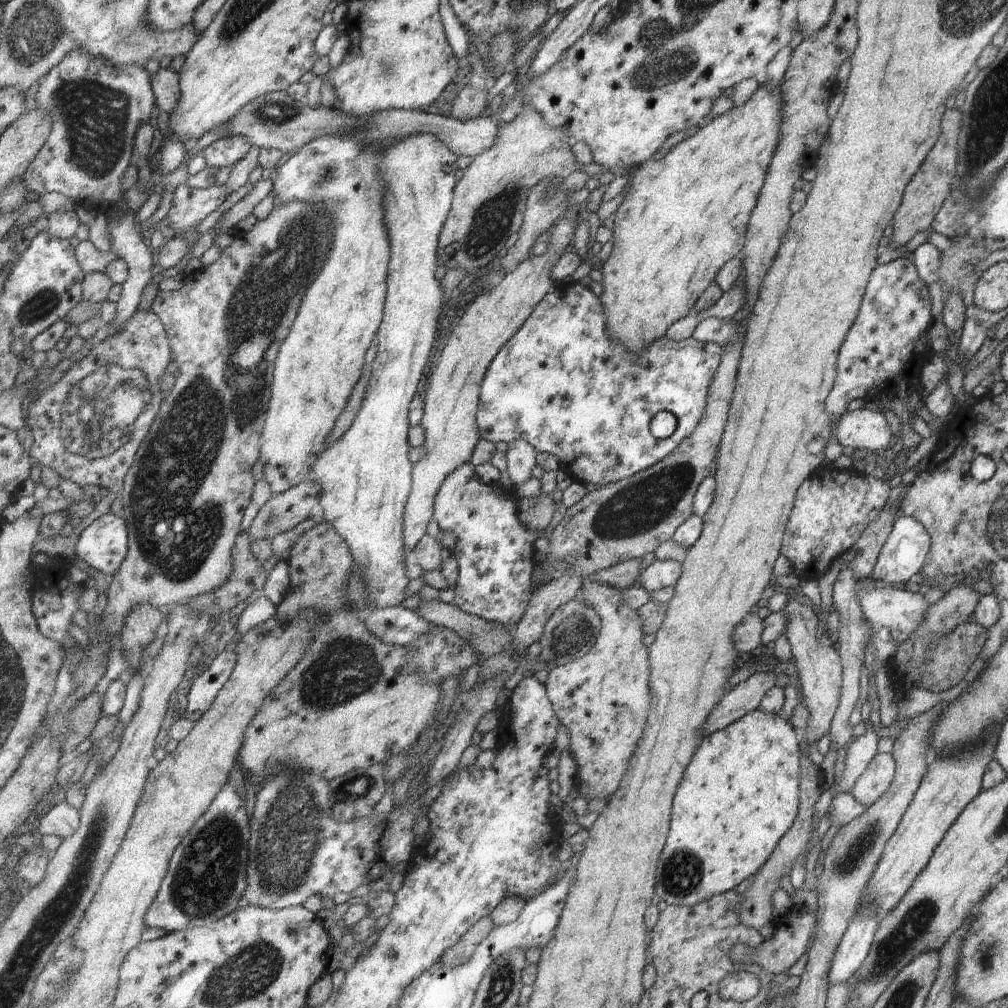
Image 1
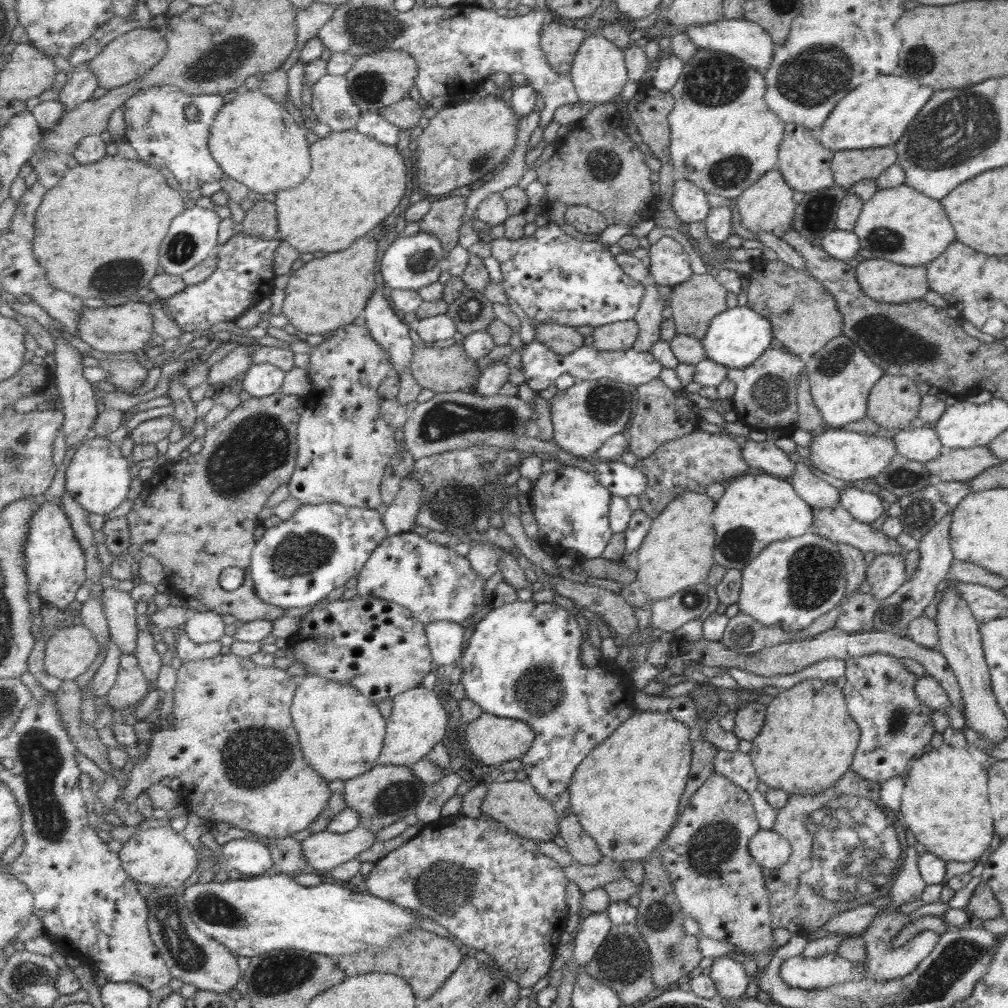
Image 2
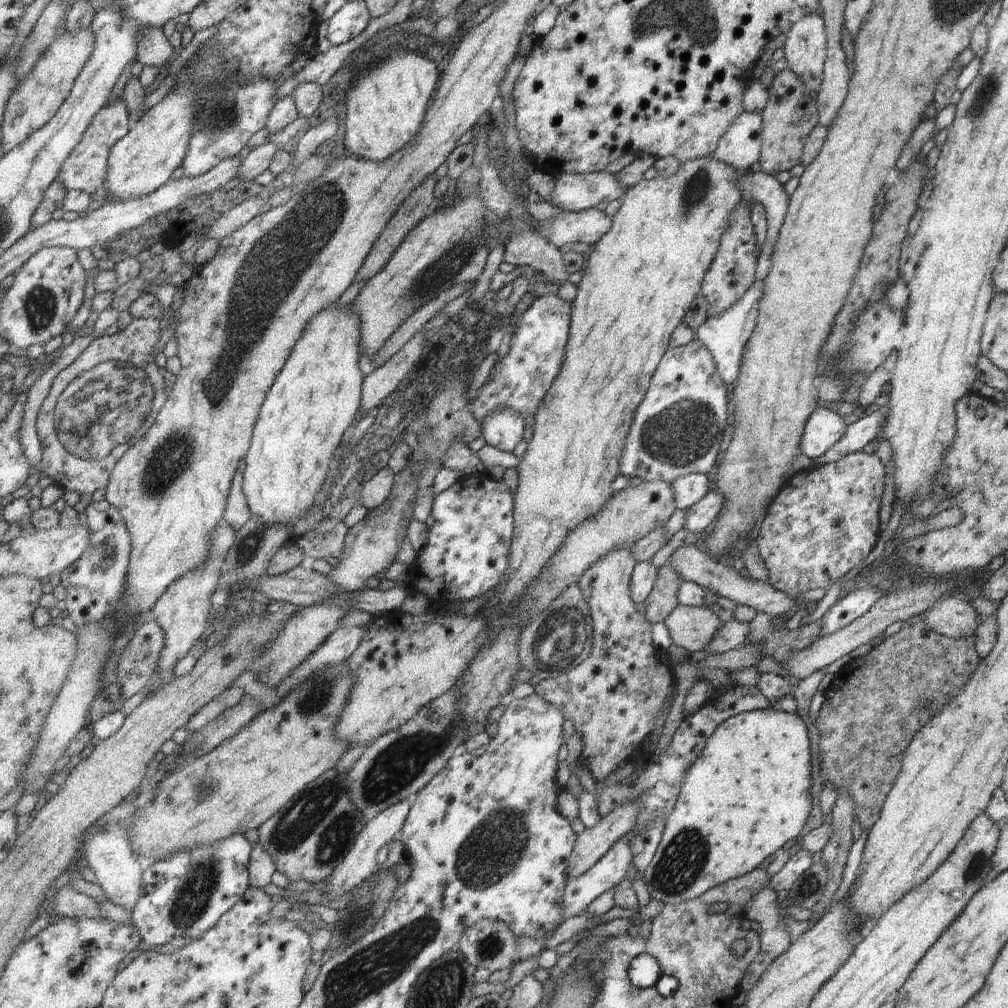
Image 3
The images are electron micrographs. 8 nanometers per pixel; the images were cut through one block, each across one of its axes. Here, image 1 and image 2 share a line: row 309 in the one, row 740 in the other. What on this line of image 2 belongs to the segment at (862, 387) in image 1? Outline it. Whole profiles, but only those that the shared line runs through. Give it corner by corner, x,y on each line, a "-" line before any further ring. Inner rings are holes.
876,653
847,658
844,664
845,684
841,690
847,713
859,727
859,740
851,762
851,771
865,780
881,784
891,777
902,775
911,759
927,748
935,733
929,718
930,710
914,696
912,689
916,677
903,669
897,658

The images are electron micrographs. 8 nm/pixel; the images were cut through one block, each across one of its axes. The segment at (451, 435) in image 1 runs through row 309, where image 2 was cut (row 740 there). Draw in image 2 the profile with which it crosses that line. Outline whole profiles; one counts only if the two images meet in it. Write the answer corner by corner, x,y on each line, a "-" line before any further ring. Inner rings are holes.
484,712
477,720
468,722
465,738
473,755
483,764
505,768
509,761
521,760
525,757
534,745
537,731
529,723
520,719
503,718

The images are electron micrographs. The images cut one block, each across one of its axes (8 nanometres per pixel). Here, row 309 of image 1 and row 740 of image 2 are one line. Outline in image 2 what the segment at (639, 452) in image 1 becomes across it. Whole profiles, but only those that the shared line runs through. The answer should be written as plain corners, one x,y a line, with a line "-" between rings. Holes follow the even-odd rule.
531,598
529,601
515,601
500,607
493,608
490,610
483,620
476,625
476,628
468,641
468,646
466,647
463,659
458,663
462,668
463,674
460,684
464,685
466,697
473,700
476,704
483,707
483,712
495,714
495,716
503,718
520,719
529,723
533,726
533,729
537,731
537,738
535,739
534,745
531,746
531,750
525,754
525,757
521,759
523,763
523,770
527,774
526,780
531,781
535,785
535,789
541,794
541,797
546,799
553,798
559,794
563,794
565,790
570,790
570,784
575,772
580,768
582,763
589,756
589,752
599,746
599,742
607,740
621,726
630,716
633,716
637,712
638,708
635,704
635,694
637,694
636,689
632,686
629,677
623,676
618,668
605,668
606,662
609,660
602,659
599,666
593,669
584,668
581,665
581,644
583,644
583,632
575,620
575,615
573,615
569,610
559,606
555,603
546,603
533,600

